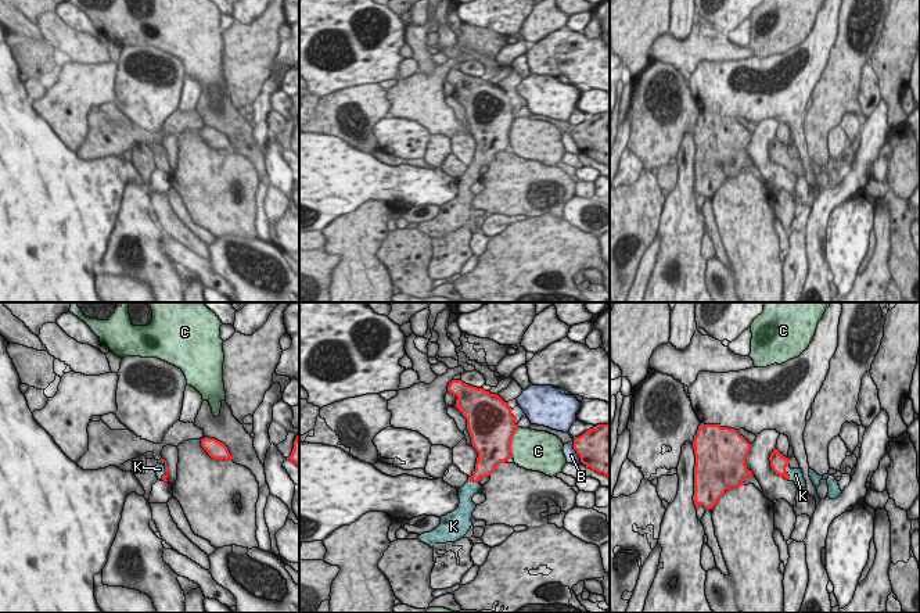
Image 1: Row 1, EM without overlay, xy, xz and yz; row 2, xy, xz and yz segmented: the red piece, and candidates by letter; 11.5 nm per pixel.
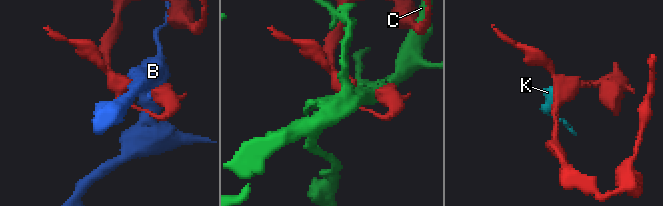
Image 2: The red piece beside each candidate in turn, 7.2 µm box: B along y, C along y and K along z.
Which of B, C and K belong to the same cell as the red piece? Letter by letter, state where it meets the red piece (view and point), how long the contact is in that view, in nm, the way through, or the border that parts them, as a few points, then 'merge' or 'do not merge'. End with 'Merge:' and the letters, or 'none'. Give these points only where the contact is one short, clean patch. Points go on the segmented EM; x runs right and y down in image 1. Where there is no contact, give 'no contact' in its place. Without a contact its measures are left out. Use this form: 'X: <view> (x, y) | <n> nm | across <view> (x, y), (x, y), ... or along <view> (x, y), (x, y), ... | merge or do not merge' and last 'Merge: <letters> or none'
B: xz (577, 452) | 280 nm | do not merge
C: xz (510, 443) | 360 nm | do not merge
K: yz (784, 472) | 200 nm | across yz (777, 462), (784, 472), (795, 475) | merge
Merge: K

